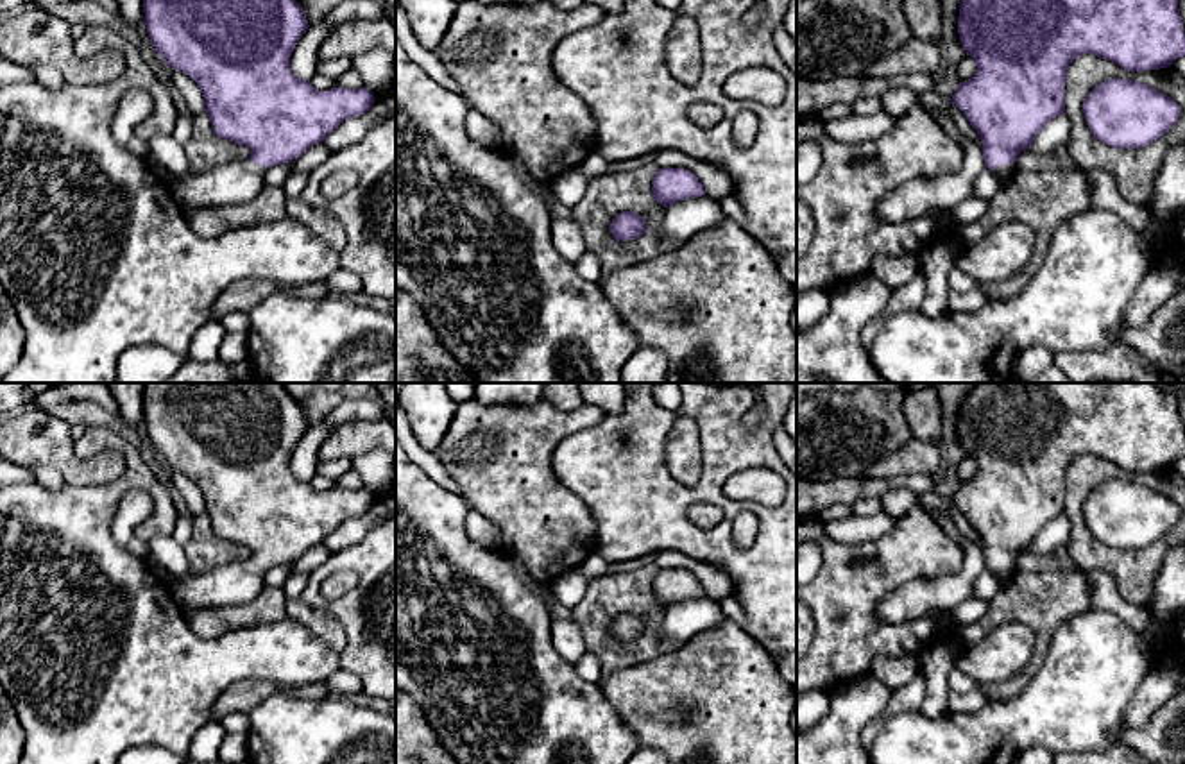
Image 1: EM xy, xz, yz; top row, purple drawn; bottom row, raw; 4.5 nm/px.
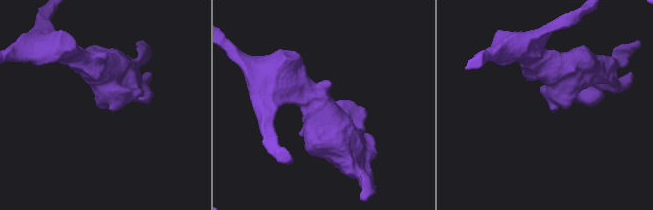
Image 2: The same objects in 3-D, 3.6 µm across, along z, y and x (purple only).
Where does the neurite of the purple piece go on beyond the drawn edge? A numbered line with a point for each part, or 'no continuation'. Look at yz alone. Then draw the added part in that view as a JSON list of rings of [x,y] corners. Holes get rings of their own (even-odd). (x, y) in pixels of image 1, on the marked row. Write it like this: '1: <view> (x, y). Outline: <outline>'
1: yz (1005, 172). Outline: [[[1017,163],[995,166],[993,174],[1001,179],[1001,190],[1013,181],[1017,172]]]

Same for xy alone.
1: xy (238, 181). Outline: [[[240,157],[215,168],[183,177],[168,179],[174,186],[177,204],[184,213],[202,208],[224,208],[252,200],[263,188],[267,168],[251,157]]]

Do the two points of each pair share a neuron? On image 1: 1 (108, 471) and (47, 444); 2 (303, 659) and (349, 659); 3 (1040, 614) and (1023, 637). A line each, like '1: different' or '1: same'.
1: same
2: different
3: different

